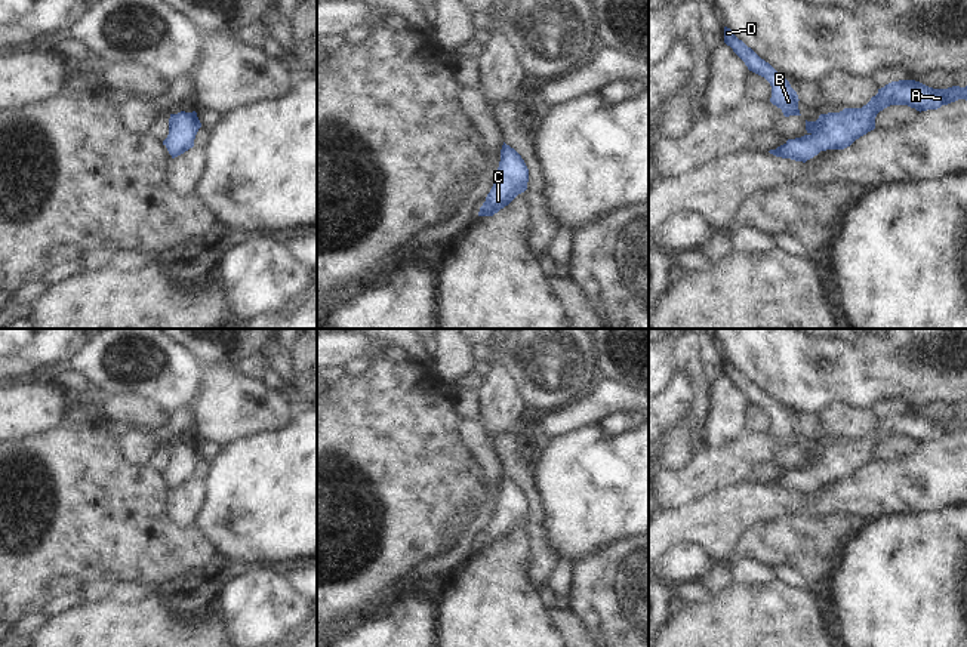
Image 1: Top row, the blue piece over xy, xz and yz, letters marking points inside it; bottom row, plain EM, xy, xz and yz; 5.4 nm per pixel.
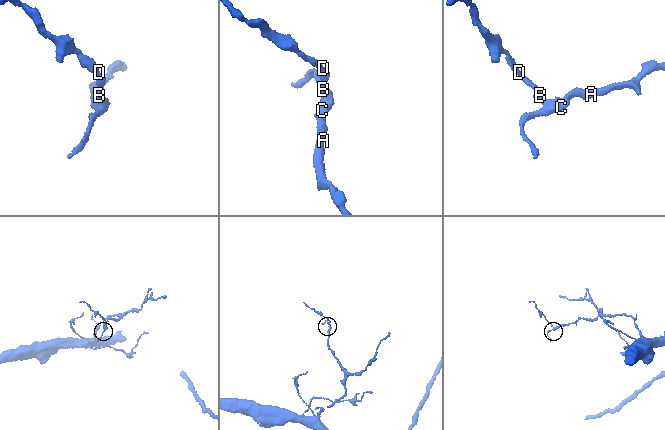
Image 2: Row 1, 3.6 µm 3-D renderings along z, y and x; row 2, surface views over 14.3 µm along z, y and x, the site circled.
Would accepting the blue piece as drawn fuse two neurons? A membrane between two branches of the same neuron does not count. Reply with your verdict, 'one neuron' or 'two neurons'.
one neuron

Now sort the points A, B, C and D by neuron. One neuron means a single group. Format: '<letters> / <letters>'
A B C D

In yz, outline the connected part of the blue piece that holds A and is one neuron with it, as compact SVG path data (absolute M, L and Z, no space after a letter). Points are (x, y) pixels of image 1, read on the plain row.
M899 412L878 420L862 440L844 440L840 444L820 446L816 453L806 452L807 465L788 471L769 484L806 495L826 481L844 481L875 460L875 449L890 437L908 437L917 443L937 441L958 431L967 432L967 418L933 420L915 412Z

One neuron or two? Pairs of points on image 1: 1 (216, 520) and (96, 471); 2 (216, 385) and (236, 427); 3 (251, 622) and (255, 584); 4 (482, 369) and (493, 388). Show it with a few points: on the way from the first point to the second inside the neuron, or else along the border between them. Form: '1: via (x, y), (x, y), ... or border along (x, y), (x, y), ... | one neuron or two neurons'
1: border along (197, 523), (218, 551) | two neurons
2: via (227, 396), (236, 410), (236, 416) | one neuron
3: via (255, 613), (255, 592) | one neuron
4: border along (490, 360), (490, 370), (483, 378) | two neurons

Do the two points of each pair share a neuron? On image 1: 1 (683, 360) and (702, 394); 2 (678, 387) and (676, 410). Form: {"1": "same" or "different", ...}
{"1": "same", "2": "same"}

